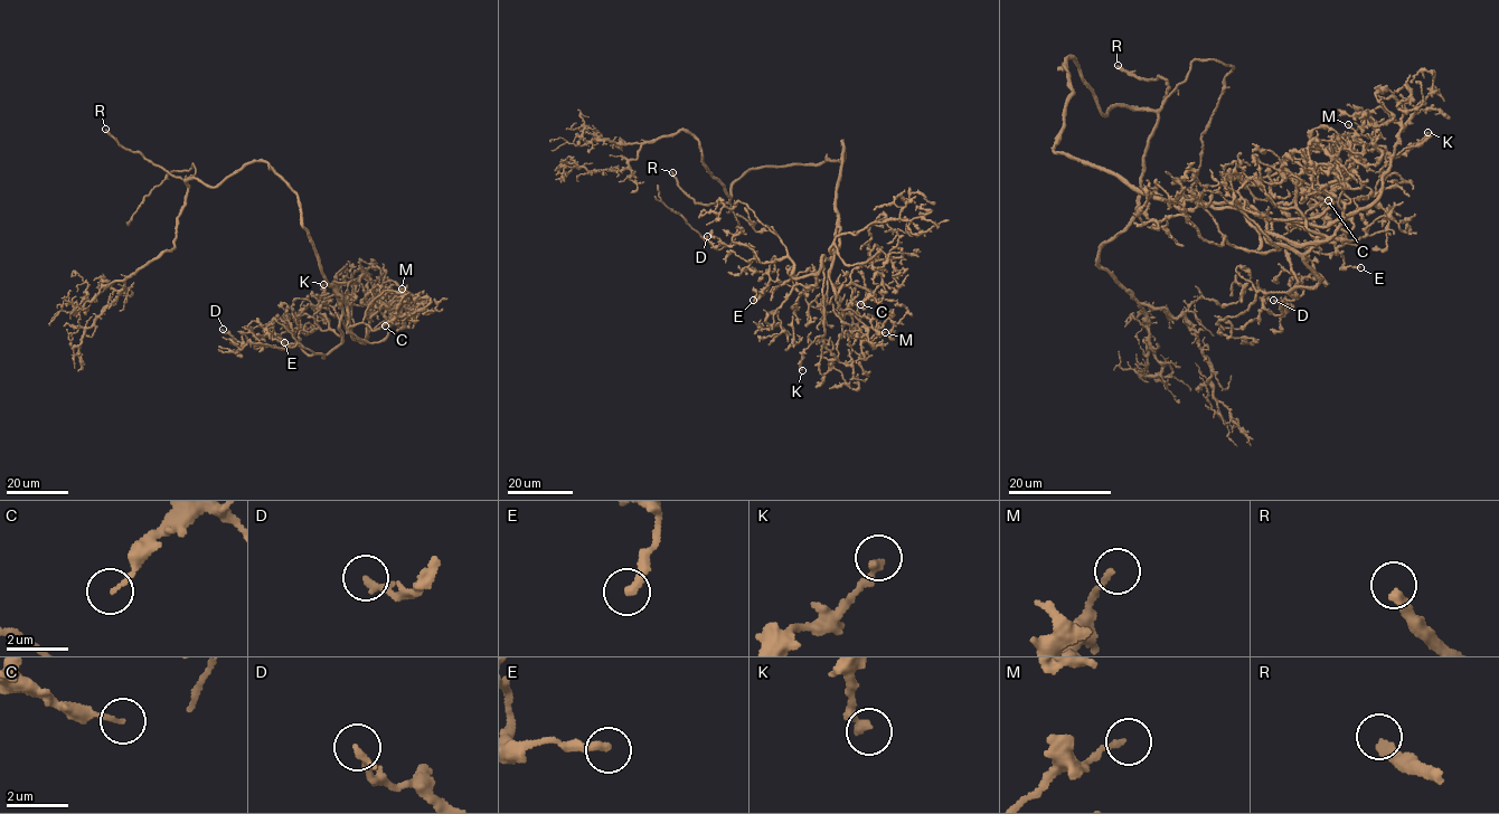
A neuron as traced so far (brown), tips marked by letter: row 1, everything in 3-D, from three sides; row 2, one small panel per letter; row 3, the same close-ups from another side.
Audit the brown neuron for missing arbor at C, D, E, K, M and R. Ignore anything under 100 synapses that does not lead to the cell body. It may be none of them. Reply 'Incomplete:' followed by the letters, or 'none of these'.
Incomplete: R

